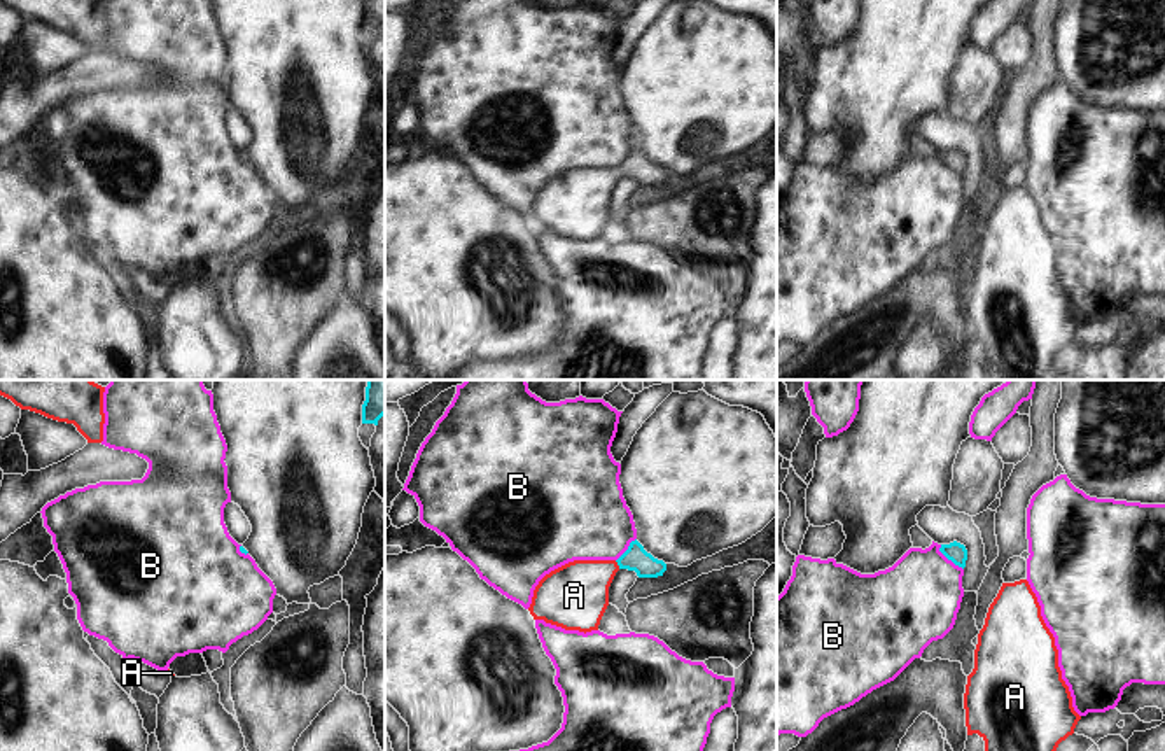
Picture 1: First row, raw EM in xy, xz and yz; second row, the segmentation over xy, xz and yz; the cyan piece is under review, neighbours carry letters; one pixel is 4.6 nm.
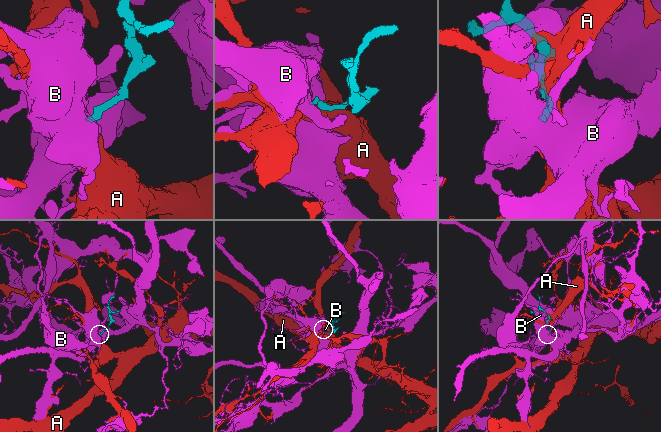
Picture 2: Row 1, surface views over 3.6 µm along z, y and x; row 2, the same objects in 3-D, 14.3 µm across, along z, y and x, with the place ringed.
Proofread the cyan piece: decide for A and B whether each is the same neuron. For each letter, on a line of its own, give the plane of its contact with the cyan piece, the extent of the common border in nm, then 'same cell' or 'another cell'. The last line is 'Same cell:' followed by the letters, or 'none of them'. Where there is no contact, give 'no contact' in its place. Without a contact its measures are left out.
A: contact in xz; length 50 nm; same cell
B: contact in yz; length 160 nm; another cell
Same cell: A

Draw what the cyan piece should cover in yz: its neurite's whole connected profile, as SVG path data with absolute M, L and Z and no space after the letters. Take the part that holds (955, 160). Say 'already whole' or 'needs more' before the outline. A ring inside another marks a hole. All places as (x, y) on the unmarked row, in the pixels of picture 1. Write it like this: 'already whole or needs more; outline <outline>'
already whole; outline M953 149L950 152L941 152L939 159L952 168L955 173L959 175L966 175L966 168L967 168L967 158L964 152Z

